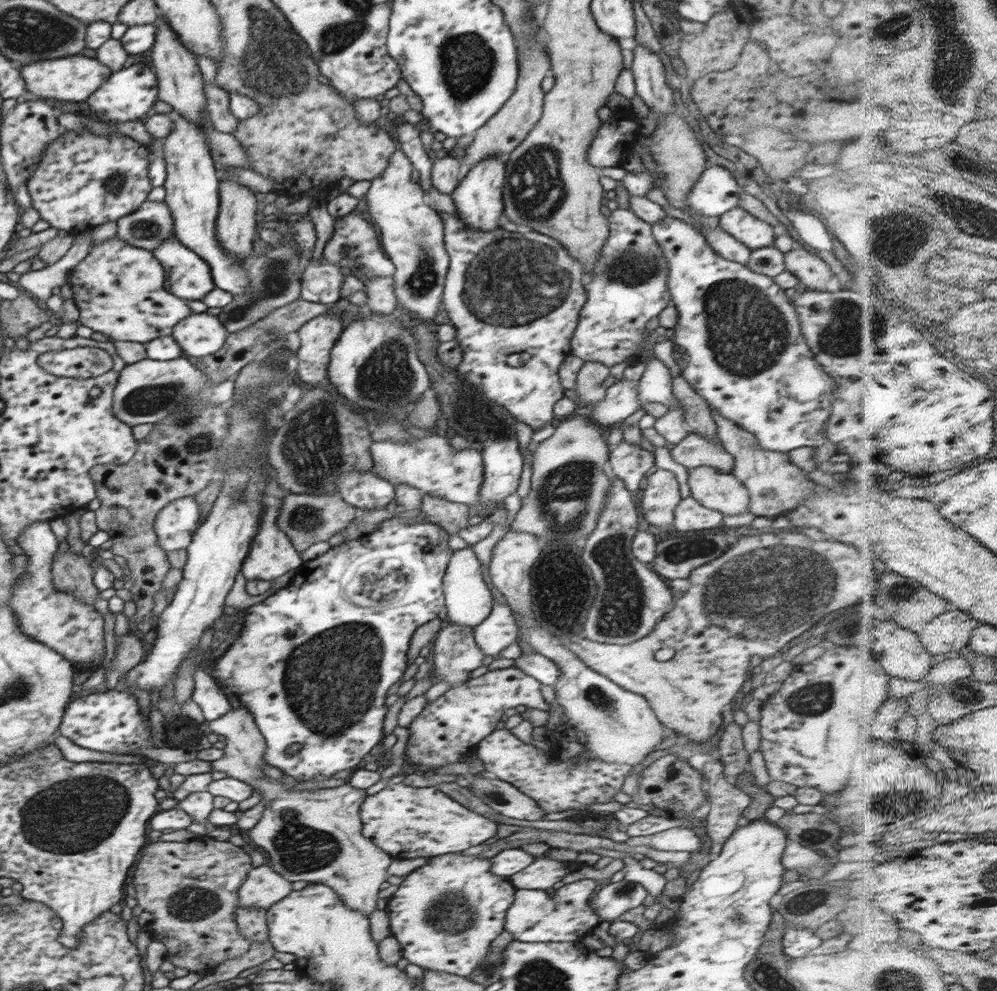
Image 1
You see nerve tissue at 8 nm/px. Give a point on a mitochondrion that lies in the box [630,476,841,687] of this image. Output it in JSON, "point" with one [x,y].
{"point":[675,552]}

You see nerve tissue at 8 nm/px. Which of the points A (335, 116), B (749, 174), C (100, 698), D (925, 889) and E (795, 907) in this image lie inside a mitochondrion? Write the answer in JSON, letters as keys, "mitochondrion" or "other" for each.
{"A":"other","B":"other","C":"other","D":"other","E":"mitochondrion"}

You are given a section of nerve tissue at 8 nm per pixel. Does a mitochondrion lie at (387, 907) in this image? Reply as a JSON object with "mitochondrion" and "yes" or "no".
{"mitochondrion":"no"}

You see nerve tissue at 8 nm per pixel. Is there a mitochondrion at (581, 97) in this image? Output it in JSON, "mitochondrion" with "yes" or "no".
{"mitochondrion":"no"}

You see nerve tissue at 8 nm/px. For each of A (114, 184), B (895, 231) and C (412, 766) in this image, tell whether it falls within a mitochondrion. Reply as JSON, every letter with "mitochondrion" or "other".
{"A":"mitochondrion","B":"mitochondrion","C":"other"}

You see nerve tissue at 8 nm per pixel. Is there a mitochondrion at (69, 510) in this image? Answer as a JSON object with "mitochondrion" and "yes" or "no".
{"mitochondrion":"no"}

